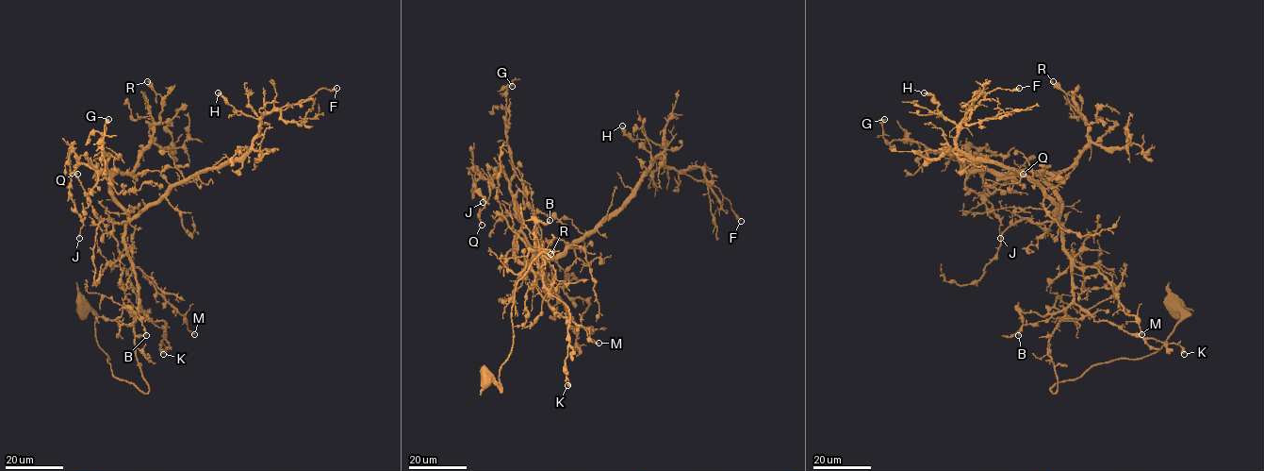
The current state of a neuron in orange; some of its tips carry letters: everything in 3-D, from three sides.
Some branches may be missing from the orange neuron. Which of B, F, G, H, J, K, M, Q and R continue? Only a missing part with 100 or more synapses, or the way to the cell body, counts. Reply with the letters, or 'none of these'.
none of these

